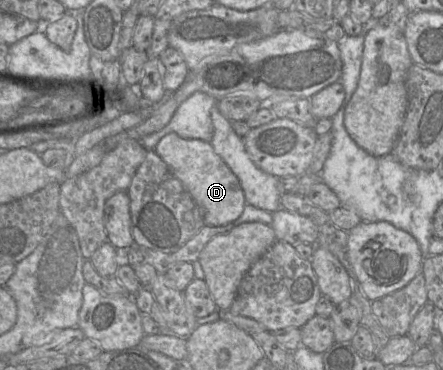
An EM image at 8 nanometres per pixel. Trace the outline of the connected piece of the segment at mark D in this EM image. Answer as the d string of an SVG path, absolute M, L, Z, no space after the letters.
M172 132L157 143L154 151L194 199L205 225L223 226L240 217L246 205L243 189L237 176L211 144L201 139L184 139Z

